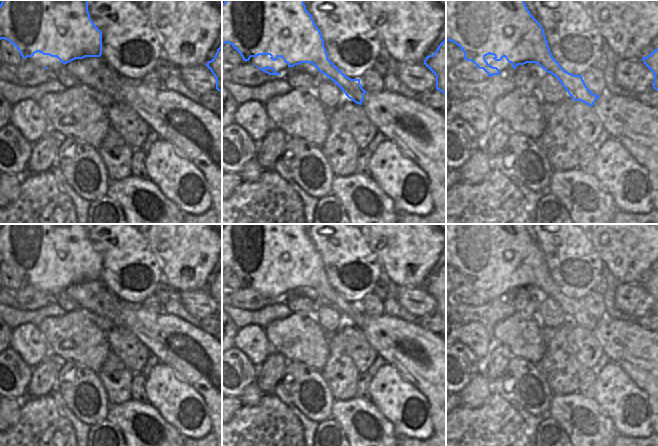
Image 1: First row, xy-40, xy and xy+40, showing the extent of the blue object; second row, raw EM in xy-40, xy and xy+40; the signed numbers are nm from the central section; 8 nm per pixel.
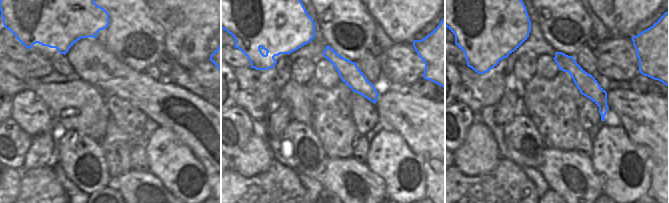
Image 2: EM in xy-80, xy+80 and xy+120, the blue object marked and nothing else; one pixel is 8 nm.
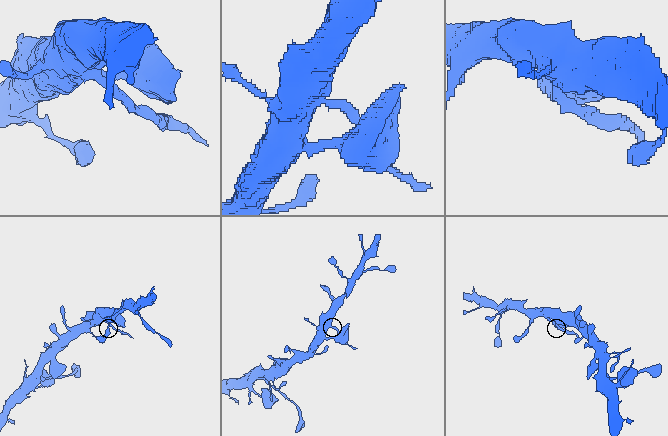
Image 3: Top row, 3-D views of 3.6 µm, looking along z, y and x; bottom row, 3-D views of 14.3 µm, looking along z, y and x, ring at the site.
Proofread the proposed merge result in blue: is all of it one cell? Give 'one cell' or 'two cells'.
two cells

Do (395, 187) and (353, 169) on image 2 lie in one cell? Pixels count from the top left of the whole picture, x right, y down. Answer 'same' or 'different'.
different

